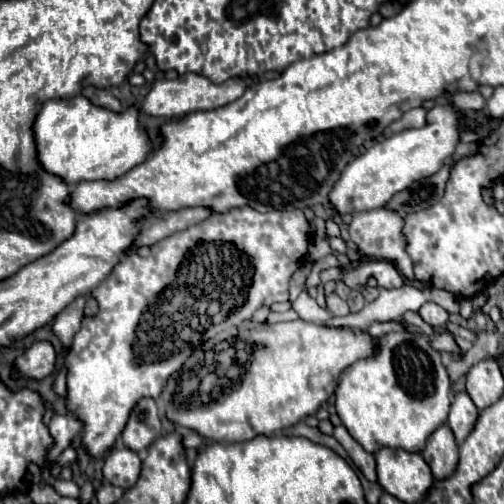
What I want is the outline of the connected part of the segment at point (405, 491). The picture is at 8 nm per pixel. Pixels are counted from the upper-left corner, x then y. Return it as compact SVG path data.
M382 447L376 453L378 483L404 503L418 503L434 483L432 471L420 453Z

